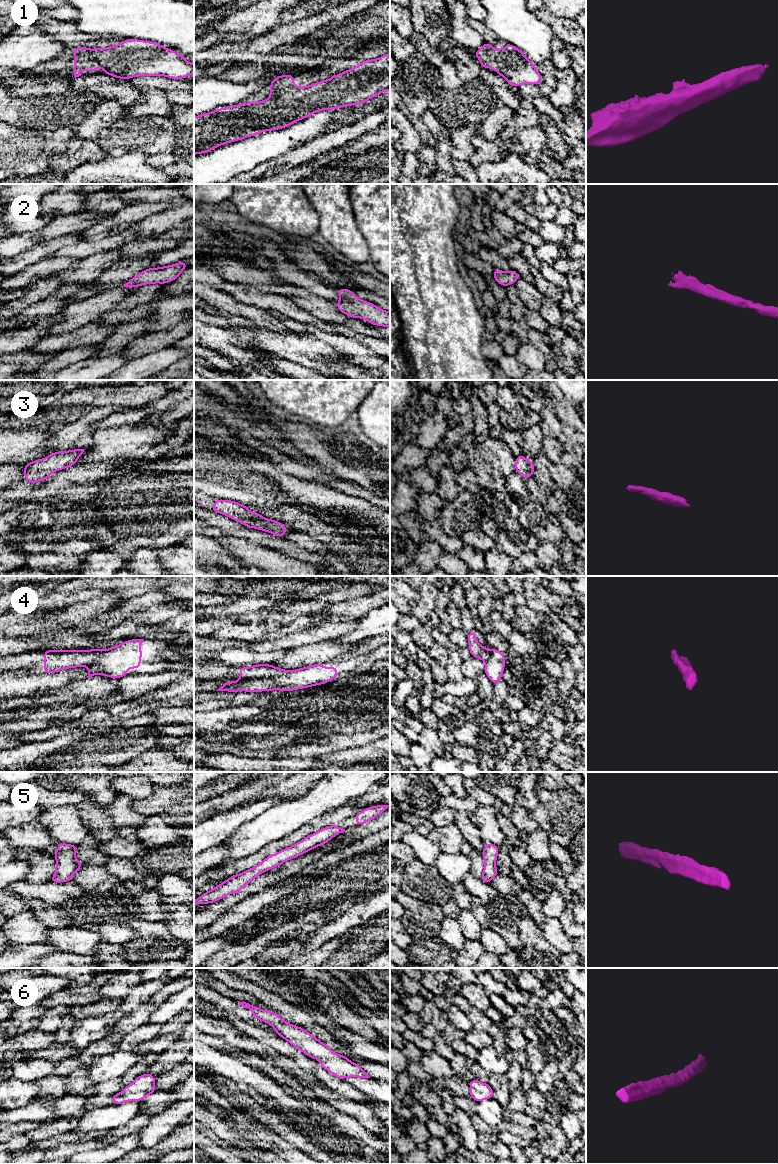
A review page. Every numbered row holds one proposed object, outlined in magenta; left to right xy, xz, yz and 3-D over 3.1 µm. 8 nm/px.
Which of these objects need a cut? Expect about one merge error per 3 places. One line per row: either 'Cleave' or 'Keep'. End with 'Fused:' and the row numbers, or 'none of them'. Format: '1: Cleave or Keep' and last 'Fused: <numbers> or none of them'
1: Keep
2: Keep
3: Keep
4: Cleave
5: Keep
6: Keep
Fused: 4

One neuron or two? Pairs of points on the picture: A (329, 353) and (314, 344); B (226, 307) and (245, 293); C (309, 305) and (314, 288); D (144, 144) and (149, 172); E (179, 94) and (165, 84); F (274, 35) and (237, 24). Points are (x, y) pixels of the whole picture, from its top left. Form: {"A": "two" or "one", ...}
{"A": "one", "B": "two", "C": "two", "D": "two", "E": "one", "F": "two"}

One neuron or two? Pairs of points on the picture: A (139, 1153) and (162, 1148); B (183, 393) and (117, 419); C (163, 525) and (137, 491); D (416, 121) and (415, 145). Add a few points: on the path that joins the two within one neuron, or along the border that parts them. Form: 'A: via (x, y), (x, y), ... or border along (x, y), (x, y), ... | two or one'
A: via (145, 1153), (156, 1151) | one
B: via (167, 400), (142, 414), (133, 416) | one
C: via (155, 517), (149, 511), (148, 504), (143, 499) | one
D: border along (401, 112), (418, 132), (424, 145) | two

